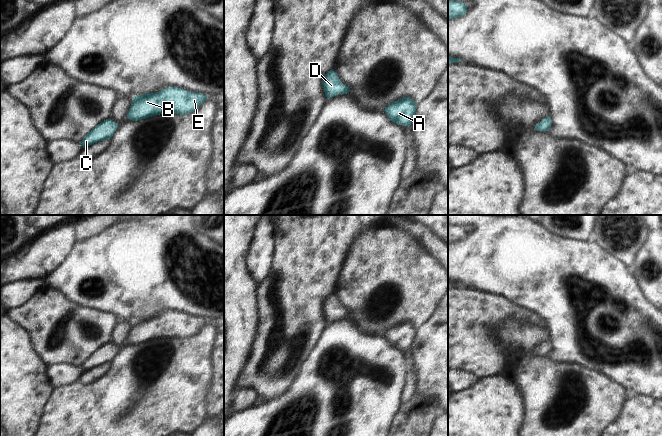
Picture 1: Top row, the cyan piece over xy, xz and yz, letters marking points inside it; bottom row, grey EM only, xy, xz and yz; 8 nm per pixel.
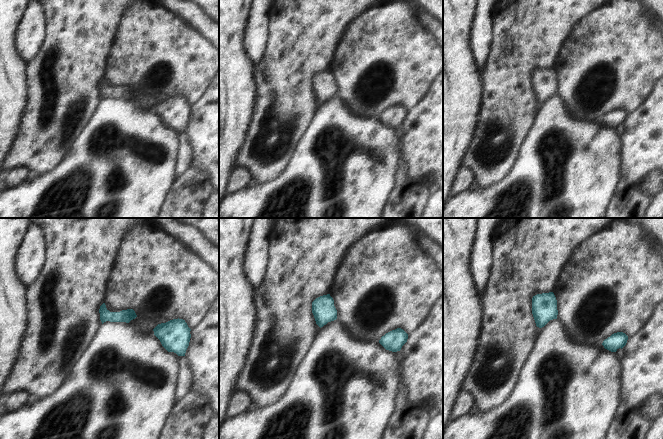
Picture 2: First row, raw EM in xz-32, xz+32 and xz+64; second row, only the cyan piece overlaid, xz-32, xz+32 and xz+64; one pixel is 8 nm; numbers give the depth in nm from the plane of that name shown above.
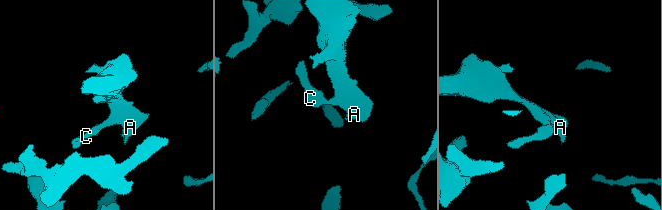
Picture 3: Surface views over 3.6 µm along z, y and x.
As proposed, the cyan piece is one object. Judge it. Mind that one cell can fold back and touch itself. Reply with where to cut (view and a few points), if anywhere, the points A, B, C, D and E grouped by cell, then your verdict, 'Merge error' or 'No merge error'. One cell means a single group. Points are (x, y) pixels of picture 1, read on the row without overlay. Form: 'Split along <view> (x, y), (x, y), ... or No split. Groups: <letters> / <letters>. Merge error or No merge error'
No split. Groups: A B C D E. No merge error

